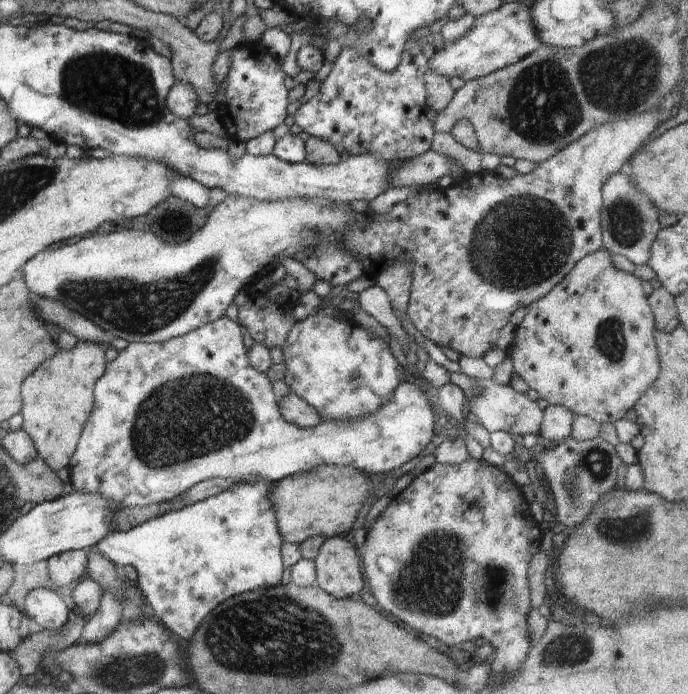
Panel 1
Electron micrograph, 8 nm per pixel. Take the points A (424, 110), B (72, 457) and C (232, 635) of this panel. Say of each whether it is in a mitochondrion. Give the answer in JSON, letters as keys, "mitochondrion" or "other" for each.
{"A":"other","B":"other","C":"mitochondrion"}

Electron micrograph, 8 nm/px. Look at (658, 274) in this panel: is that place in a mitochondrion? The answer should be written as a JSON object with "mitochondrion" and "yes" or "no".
{"mitochondrion":"no"}

